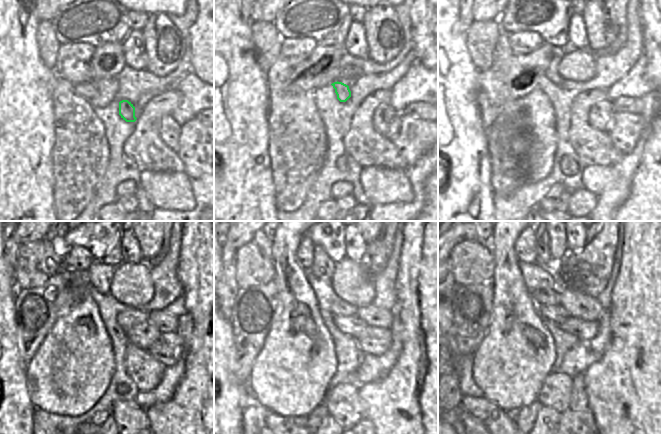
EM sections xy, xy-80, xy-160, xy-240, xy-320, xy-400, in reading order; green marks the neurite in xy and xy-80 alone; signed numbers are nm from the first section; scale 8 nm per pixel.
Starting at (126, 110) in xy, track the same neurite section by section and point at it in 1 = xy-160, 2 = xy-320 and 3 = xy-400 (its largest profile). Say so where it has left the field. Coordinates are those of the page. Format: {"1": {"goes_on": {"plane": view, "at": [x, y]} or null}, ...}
{"1": {"goes_on": {"plane": "xy-160", "at": [552, 72]}}, "2": {"goes_on": {"plane": "xy-320", "at": [323, 267]}}, "3": {"goes_on": {"plane": "xy-400", "at": [544, 259]}}}

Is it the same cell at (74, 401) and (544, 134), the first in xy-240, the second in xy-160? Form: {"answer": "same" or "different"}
{"answer": "same"}

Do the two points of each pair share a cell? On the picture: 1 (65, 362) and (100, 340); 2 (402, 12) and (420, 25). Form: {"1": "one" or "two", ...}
{"1": "one", "2": "two"}

